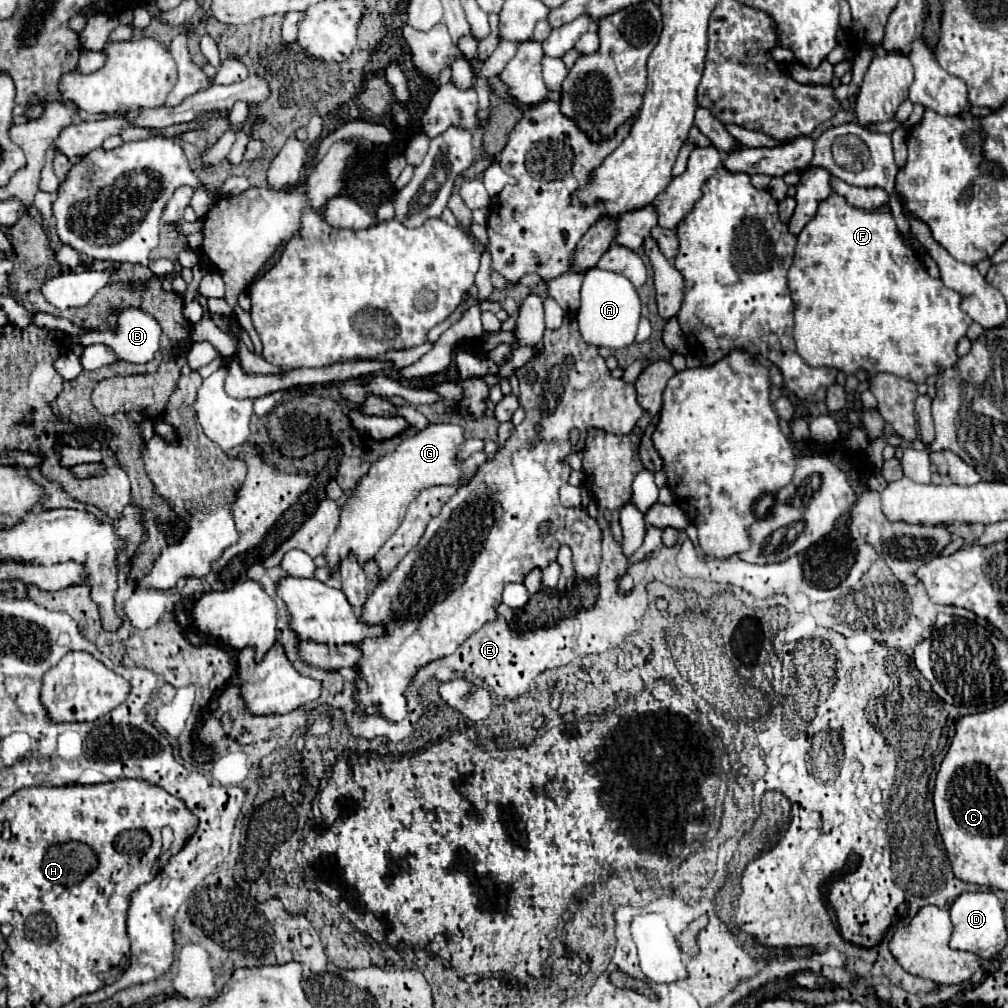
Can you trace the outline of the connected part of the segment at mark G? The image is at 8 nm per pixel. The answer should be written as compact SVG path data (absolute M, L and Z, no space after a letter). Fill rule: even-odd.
M430 424L426 430L420 430L416 436L404 438L394 452L378 458L370 466L368 474L364 474L356 482L356 486L346 492L346 502L340 506L340 524L338 524L336 532L330 536L330 542L324 550L326 568L332 574L336 574L340 562L348 554L354 554L358 564L364 564L368 558L374 558L378 554L380 546L398 530L398 526L404 520L404 514L406 514L410 500L414 500L420 494L420 490L436 486L436 484L456 484L460 478L460 466L456 460L456 452L462 444L464 444L464 432L460 426L456 426L456 424Z

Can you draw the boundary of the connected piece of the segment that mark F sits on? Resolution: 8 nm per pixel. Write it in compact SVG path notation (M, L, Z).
M832 192L816 210L816 216L802 228L802 232L798 234L798 242L796 242L796 252L794 252L794 262L788 270L788 288L792 292L792 300L794 300L794 340L796 340L796 350L800 354L800 358L814 368L836 368L842 370L846 376L856 374L858 370L866 370L868 374L878 374L878 372L890 372L894 376L906 378L914 384L922 384L926 382L928 376L934 374L942 374L948 368L956 368L958 364L958 354L956 354L956 346L958 342L966 336L968 326L972 324L972 318L962 312L960 302L962 296L950 288L946 288L942 284L942 280L934 280L926 268L920 264L920 260L916 258L914 250L906 244L906 240L902 238L902 234L896 228L896 222L892 218L890 206L882 204L876 210L864 210L864 208L856 208L852 204L848 204L848 200L836 192Z

